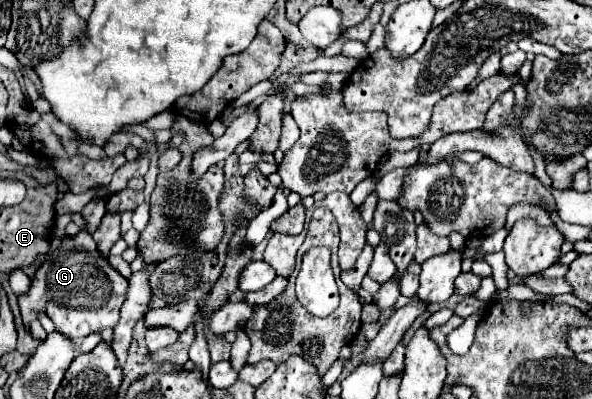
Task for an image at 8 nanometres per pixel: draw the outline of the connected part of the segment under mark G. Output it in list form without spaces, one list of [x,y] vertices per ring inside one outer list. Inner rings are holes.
[[[81,231],[77,237],[65,237],[63,245],[55,253],[47,255],[37,275],[33,277],[29,293],[19,297],[19,309],[27,329],[29,323],[37,319],[37,313],[45,311],[55,323],[57,331],[81,343],[89,333],[117,325],[119,309],[125,301],[127,287],[129,287],[127,279],[119,275],[109,265],[109,261],[97,253],[93,237],[87,231]]]

